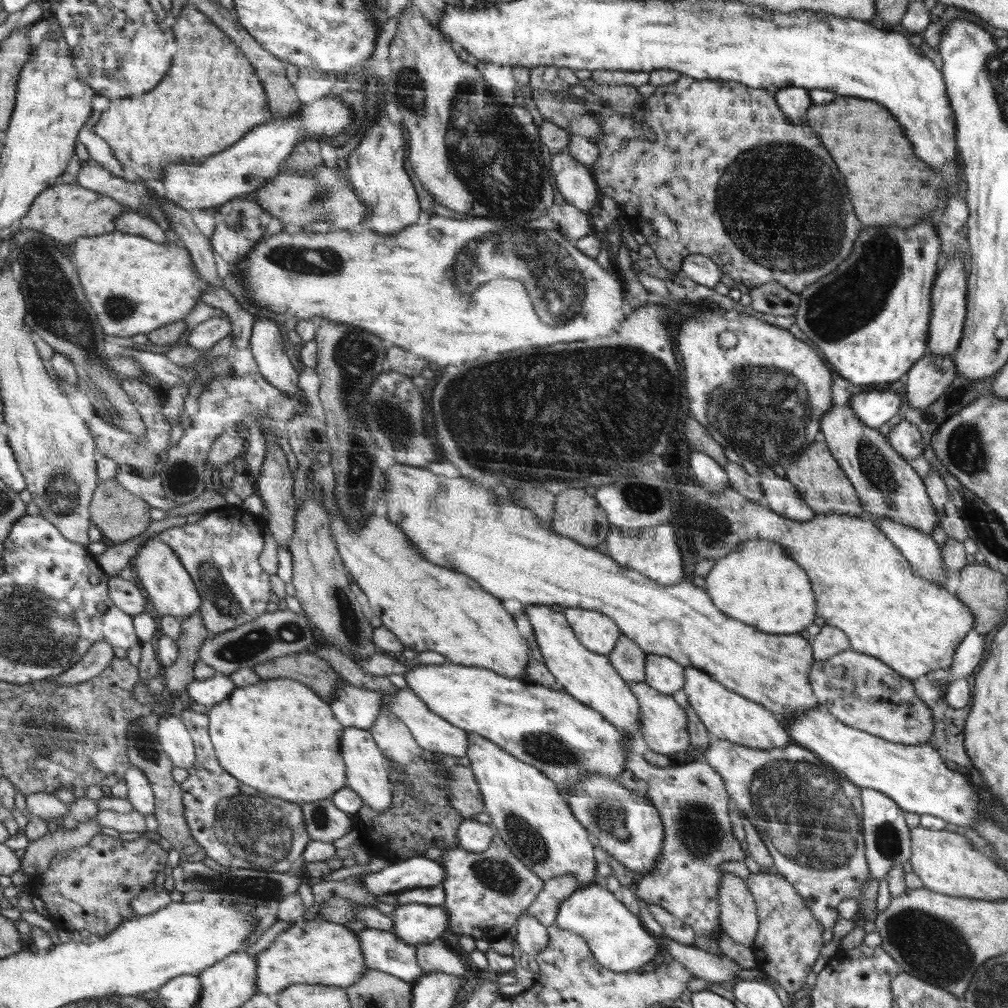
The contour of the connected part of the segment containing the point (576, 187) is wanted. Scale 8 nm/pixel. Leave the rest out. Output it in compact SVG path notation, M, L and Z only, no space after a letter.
M564 150L553 155L551 167L560 201L586 212L596 206L598 185L584 163L576 162L575 157Z

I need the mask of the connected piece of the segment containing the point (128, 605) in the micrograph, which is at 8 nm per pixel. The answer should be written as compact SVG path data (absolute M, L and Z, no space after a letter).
M120 575L111 577L110 596L115 604L129 615L138 616L148 610L149 597L134 579L125 580Z

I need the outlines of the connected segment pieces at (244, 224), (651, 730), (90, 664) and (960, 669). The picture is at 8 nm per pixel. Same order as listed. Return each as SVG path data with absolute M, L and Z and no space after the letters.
M241 195L230 199L227 203L217 207L213 215L215 229L209 238L210 245L214 252L220 254L222 260L237 267L244 256L257 245L258 240L266 234L266 227L274 220L273 214L262 208L253 199L253 195Z
M628 682L628 684L639 699L639 728L640 736L644 738L644 744L650 750L662 755L671 755L674 752L692 748L687 731L686 713L672 696L658 692L645 682Z
M100 641L70 671L53 677L51 680L57 685L75 685L88 682L108 669L115 658L114 645L108 641Z
M974 629L959 644L955 652L954 663L951 664L951 670L956 676L967 678L972 671L980 664L980 659L984 659L984 643L989 639L989 635L980 634Z

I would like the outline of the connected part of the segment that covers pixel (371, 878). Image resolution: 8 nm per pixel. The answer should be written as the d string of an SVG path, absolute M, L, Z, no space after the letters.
M416 856L401 863L388 865L380 872L372 872L358 878L374 896L382 896L394 895L403 890L438 886L446 879L446 872L438 861Z

